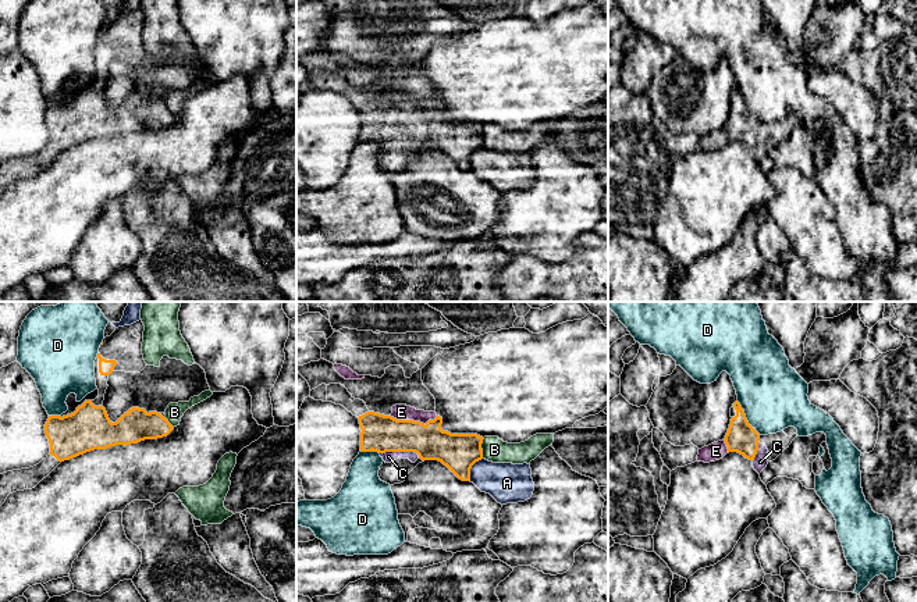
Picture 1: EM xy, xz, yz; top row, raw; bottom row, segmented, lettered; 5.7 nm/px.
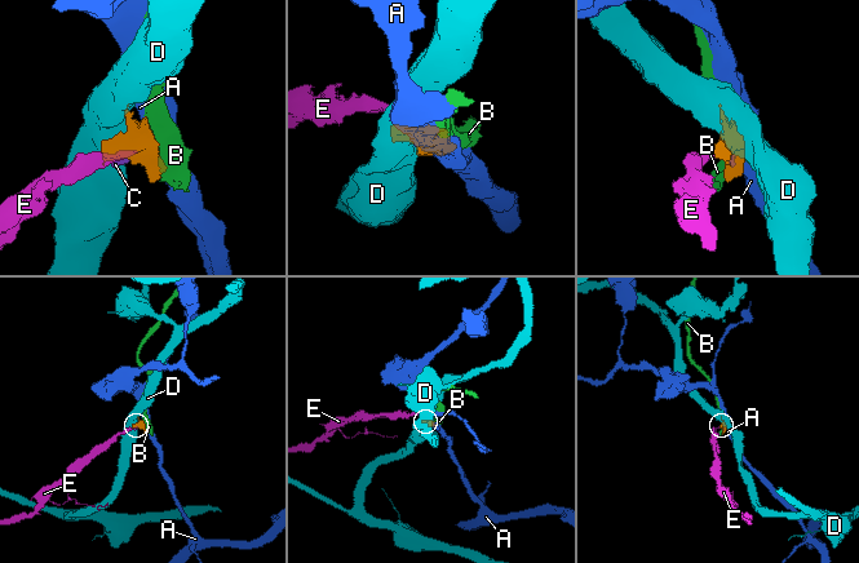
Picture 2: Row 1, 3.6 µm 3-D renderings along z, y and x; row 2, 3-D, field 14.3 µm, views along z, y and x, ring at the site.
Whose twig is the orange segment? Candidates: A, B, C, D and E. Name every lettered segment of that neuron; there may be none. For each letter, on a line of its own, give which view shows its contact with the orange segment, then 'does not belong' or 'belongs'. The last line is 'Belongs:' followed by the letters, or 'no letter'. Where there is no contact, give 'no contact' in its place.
A: xz | does not belong
B: xz | does not belong
C: xz | belongs
D: yz | does not belong
E: xz | belongs
Belongs: C, E

